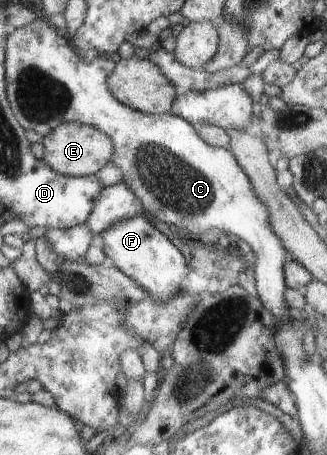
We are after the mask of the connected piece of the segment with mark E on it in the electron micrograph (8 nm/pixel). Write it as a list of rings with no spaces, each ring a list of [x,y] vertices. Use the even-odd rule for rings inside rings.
[[[65,122],[43,136],[43,159],[52,169],[67,176],[91,176],[106,167],[115,155],[115,142],[112,137],[97,127],[79,122]]]

